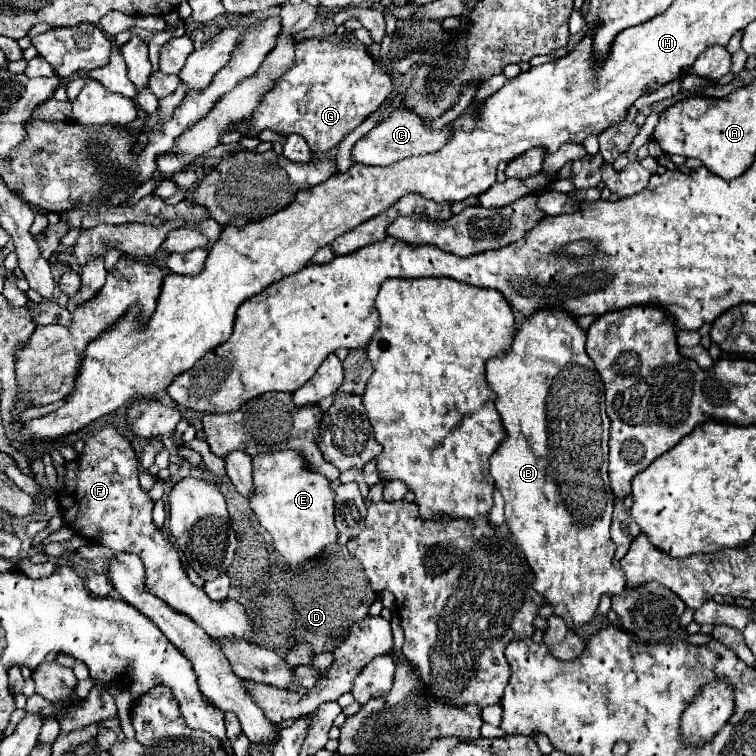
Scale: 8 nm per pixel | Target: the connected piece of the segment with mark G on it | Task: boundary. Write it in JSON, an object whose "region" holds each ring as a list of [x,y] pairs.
{"region":[[[305,38],[295,42],[295,50],[297,54],[293,68],[287,68],[287,72],[279,78],[279,84],[275,84],[275,88],[271,88],[271,92],[263,96],[259,108],[255,110],[255,116],[247,120],[247,124],[233,124],[231,130],[251,138],[259,136],[265,128],[285,136],[299,134],[307,140],[313,152],[325,152],[335,148],[351,130],[355,130],[369,114],[373,114],[385,102],[389,92],[393,90],[393,78],[375,64],[367,48],[359,42],[349,42],[343,46],[343,40]]]}

